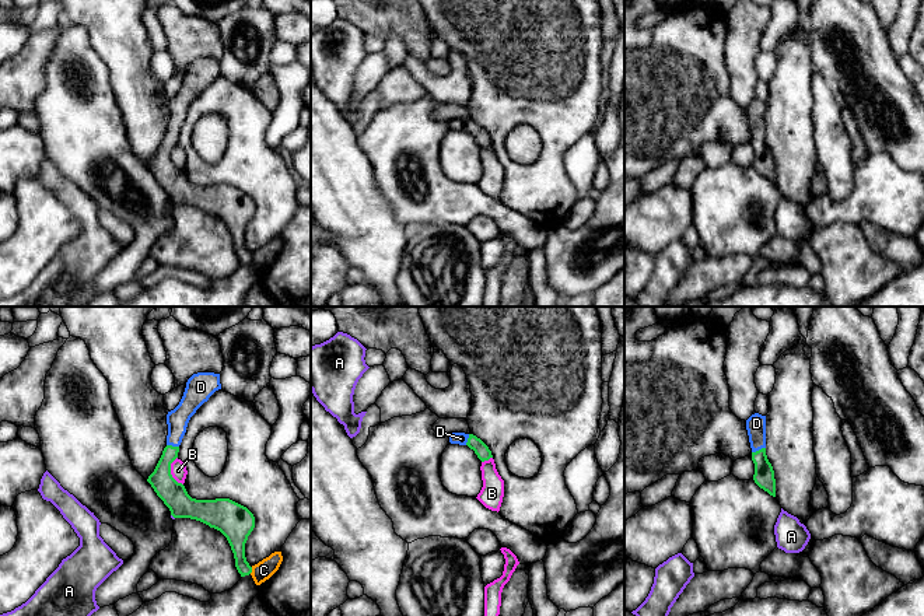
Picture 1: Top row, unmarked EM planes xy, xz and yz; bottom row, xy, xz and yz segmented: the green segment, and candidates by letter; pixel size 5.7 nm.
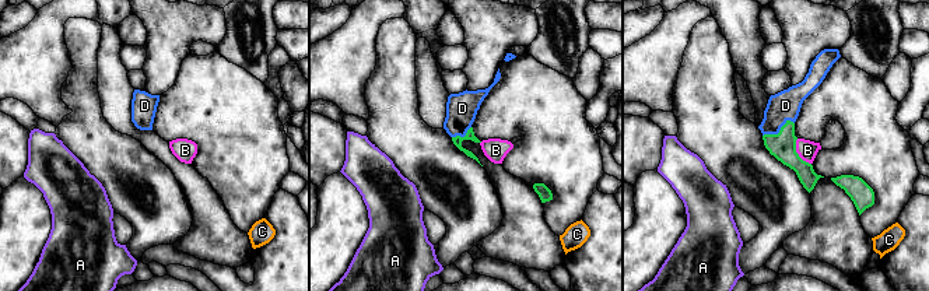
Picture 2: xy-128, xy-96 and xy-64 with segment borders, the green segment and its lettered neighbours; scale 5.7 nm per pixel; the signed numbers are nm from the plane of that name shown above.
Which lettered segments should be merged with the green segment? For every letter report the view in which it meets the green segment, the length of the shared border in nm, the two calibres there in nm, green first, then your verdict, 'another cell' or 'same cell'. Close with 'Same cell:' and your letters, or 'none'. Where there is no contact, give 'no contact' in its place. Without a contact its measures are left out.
A: xy | 40 nm | 160/20 nm | another cell
B: xy | 170 nm | 150/90 nm | another cell
C: xy | 40 nm | 150/110 nm | another cell
D: yz | 90 nm | 120/110 nm | same cell
Same cell: D

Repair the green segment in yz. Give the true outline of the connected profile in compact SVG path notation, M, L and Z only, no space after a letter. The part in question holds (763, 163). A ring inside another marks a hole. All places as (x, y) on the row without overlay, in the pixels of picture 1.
M752 101L746 106L746 116L755 150L753 167L760 175L776 183L774 157L766 141L766 102Z

